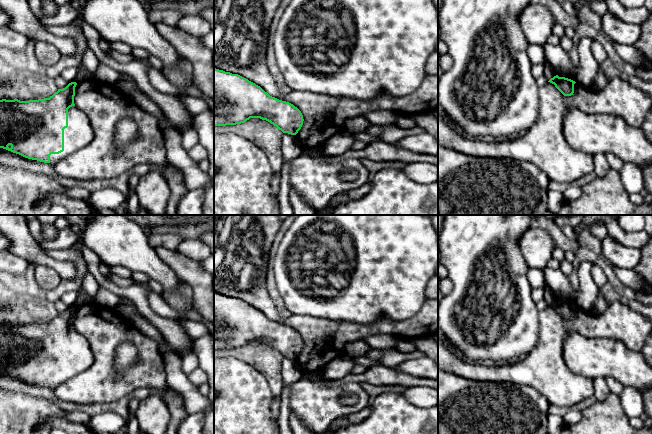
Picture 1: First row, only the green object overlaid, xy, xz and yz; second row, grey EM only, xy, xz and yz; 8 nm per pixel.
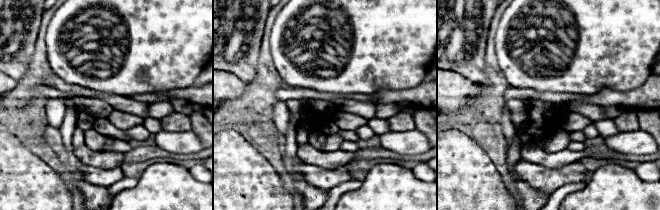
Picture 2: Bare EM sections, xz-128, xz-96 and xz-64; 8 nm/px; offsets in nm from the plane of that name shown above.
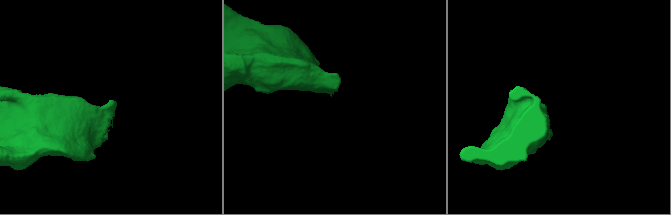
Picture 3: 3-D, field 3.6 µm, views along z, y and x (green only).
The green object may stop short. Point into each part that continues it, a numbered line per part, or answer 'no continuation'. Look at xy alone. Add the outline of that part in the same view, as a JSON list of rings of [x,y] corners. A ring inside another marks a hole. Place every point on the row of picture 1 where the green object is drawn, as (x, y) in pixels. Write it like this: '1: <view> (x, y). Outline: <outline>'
1: xy (79, 133). Outline: [[[76,106],[68,109],[68,127],[64,129],[64,151],[50,155],[50,164],[55,165],[59,160],[87,146],[93,139],[93,129],[90,121]]]

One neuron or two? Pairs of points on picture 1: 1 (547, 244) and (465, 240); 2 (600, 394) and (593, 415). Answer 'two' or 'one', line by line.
1: two
2: two

